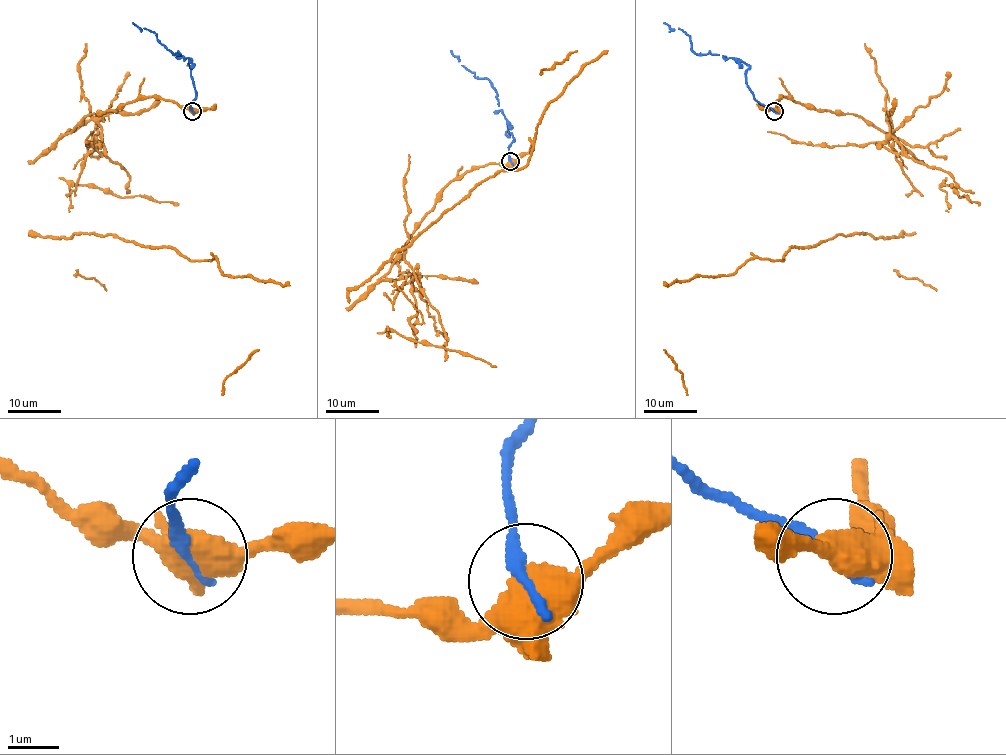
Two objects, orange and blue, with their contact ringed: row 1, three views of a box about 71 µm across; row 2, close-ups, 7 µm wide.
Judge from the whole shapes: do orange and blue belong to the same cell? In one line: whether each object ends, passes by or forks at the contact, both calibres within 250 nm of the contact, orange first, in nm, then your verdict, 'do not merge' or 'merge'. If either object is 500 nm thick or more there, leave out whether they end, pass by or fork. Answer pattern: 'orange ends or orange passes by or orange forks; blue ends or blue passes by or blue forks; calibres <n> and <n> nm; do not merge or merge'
calibres 550 and 260 nm; do not merge

